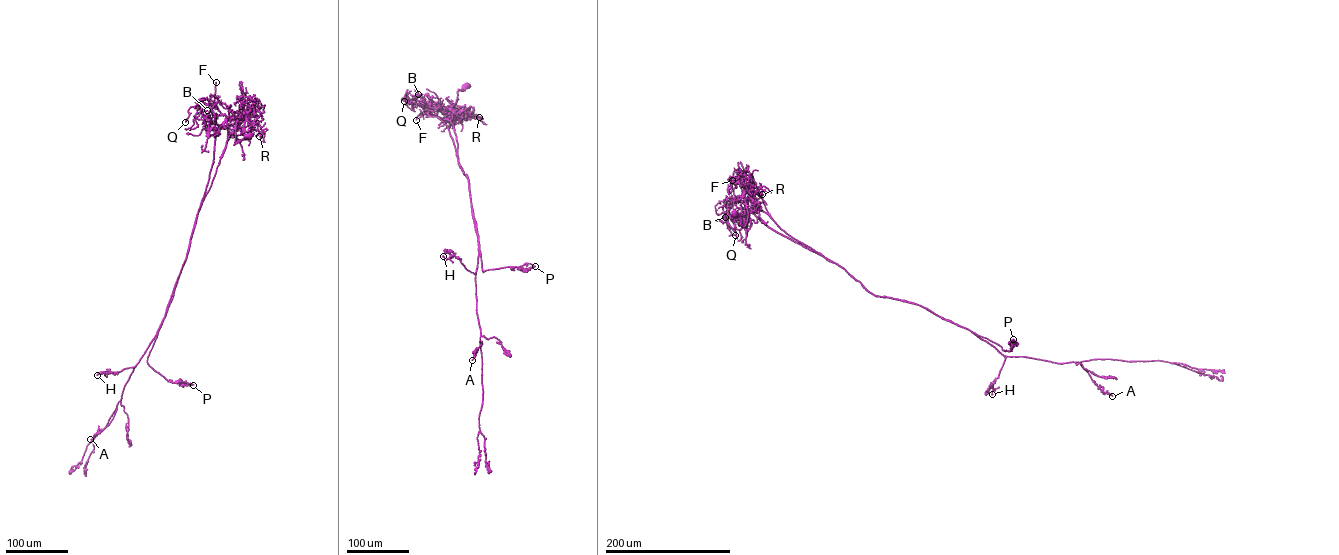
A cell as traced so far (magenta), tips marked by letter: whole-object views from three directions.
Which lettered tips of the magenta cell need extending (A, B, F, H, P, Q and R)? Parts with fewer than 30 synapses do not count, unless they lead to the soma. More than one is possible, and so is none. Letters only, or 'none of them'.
none of them

